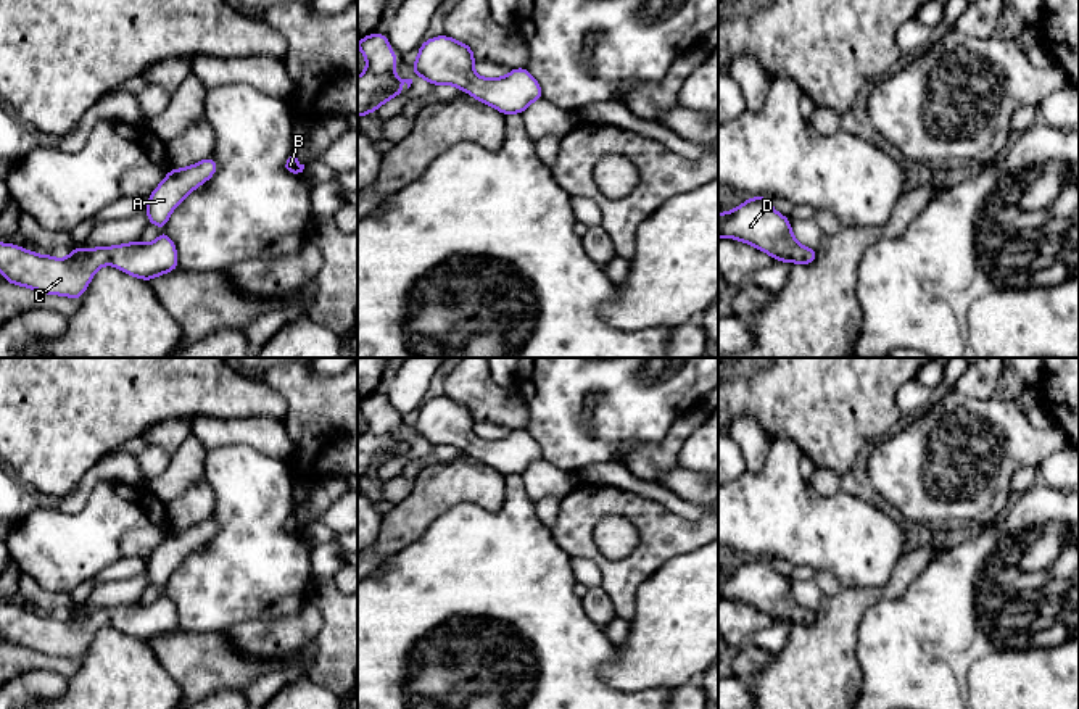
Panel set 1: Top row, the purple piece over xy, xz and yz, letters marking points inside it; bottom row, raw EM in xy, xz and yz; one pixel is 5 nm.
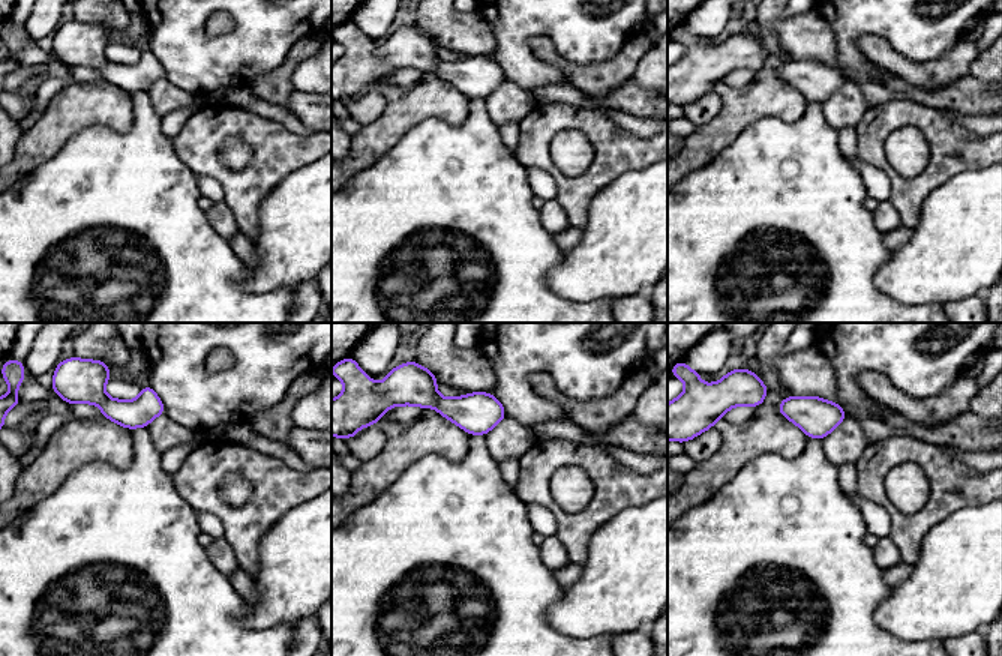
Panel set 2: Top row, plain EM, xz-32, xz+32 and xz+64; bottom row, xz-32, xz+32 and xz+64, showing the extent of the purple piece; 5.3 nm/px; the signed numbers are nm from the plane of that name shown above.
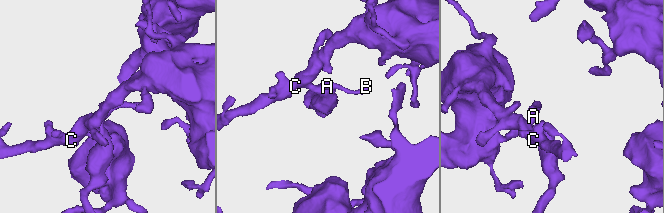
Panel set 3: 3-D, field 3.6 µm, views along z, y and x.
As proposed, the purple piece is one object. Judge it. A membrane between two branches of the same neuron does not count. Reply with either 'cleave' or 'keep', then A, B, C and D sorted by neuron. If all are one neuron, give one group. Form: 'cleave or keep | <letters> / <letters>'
keep | A B C D

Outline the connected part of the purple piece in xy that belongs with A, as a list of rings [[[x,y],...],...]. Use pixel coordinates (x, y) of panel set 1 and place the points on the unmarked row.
[[[214,517],[184,530],[172,529],[147,561],[148,585],[166,588],[176,567],[198,546],[211,540],[216,530]]]

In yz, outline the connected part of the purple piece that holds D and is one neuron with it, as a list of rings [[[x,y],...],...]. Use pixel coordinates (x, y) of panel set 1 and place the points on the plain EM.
[[[752,558],[739,569],[718,575],[718,599],[731,598],[773,617],[776,622],[812,625],[818,611],[804,609],[792,596],[789,578],[776,574],[768,558]]]

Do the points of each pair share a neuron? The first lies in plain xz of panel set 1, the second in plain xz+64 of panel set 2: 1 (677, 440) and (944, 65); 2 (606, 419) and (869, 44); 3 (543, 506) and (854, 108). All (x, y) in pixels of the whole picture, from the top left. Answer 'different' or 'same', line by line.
1: same
2: different
3: different

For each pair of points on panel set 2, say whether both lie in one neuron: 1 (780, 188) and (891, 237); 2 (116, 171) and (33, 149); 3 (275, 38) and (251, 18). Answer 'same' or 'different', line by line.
1: different
2: different
3: same

